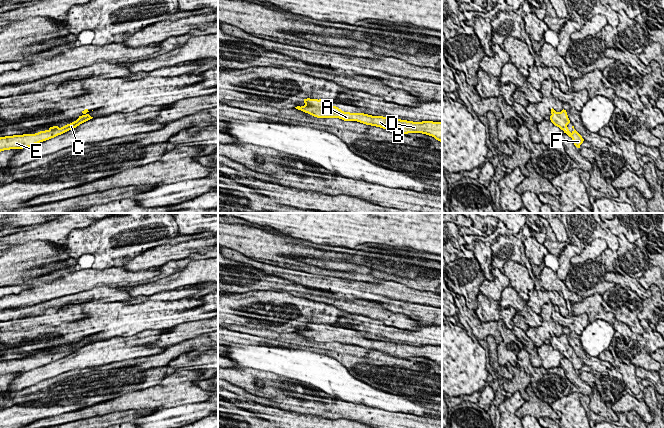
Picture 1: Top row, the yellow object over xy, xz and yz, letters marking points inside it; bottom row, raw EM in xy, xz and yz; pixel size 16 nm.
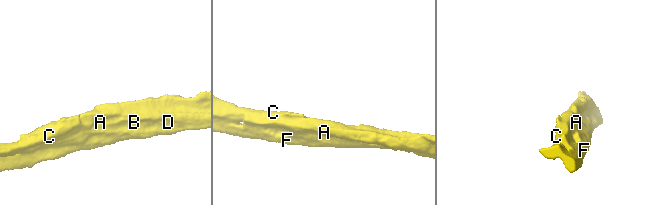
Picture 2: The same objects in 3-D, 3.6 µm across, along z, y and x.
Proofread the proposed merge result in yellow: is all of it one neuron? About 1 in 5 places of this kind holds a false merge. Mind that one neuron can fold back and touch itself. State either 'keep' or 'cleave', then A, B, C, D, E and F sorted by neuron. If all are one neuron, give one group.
keep; groups A B C D E F

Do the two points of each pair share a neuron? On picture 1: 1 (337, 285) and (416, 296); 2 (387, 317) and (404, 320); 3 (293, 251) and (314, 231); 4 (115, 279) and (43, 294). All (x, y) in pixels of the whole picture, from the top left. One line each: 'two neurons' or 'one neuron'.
1: one neuron
2: one neuron
3: two neurons
4: one neuron

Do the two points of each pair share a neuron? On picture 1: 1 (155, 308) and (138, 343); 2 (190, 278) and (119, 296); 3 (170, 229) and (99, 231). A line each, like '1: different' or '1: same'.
1: different
2: different
3: same

